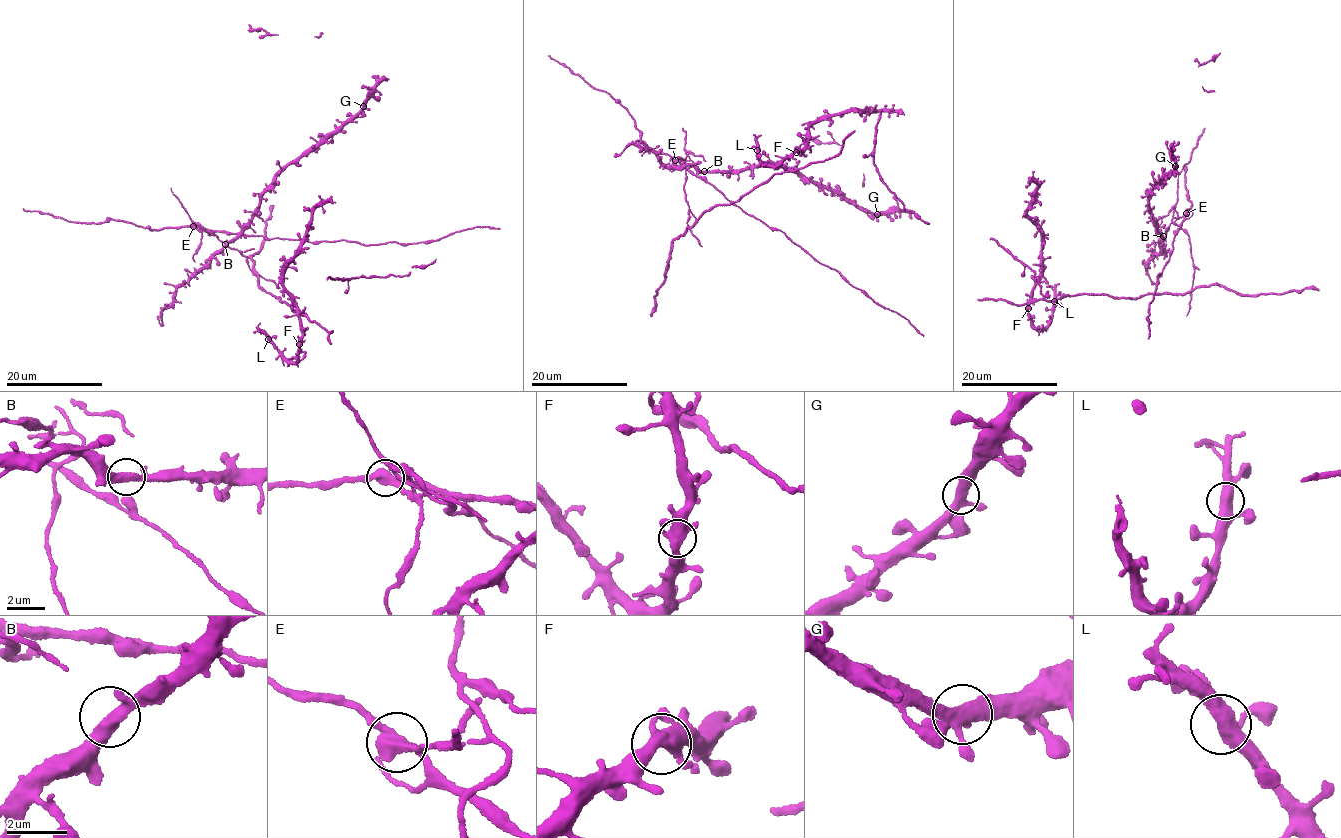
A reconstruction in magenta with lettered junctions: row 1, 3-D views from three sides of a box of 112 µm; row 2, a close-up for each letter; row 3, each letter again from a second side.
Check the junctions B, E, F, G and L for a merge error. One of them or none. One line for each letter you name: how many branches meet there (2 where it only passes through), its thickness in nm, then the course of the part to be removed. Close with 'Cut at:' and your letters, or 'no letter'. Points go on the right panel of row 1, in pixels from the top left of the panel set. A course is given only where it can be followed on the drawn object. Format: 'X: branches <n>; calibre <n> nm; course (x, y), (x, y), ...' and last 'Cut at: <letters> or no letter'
E: branches 3; calibre 400 nm; course (1186, 213), (1172, 220), (1188, 236), (1194, 270), (1189, 292), (1135, 299), (1077, 295), (1021, 305), (978, 299)
Cut at: E

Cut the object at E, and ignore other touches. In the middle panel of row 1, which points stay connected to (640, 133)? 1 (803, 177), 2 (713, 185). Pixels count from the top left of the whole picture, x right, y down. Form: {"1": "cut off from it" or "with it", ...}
{"1": "with it", "2": "with it"}

